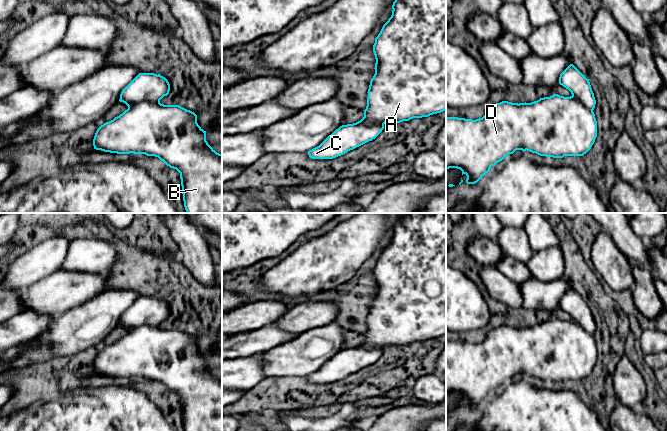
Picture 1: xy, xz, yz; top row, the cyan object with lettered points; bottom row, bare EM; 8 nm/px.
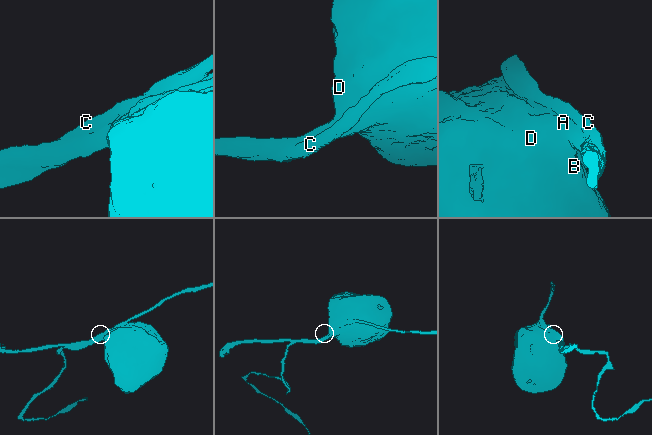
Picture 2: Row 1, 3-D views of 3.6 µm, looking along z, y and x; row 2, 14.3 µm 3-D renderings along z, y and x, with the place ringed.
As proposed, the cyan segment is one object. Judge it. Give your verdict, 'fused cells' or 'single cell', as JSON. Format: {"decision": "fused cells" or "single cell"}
{"decision": "fused cells"}

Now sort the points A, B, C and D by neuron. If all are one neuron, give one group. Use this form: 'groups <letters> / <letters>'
groups A B D / C

